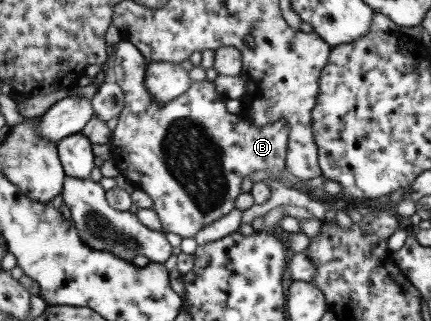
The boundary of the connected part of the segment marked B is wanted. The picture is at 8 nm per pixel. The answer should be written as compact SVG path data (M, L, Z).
M122 39L115 44L111 61L115 83L124 95L123 109L118 113L117 124L111 132L111 151L114 163L129 182L135 183L153 200L153 211L161 223L161 231L191 238L207 223L217 221L227 215L240 195L240 184L250 173L267 171L276 181L279 170L284 168L288 125L285 120L277 120L263 127L255 127L247 119L225 110L225 97L215 92L213 82L204 79L193 82L176 98L167 103L157 103L144 86L144 71L148 62L139 50Z

